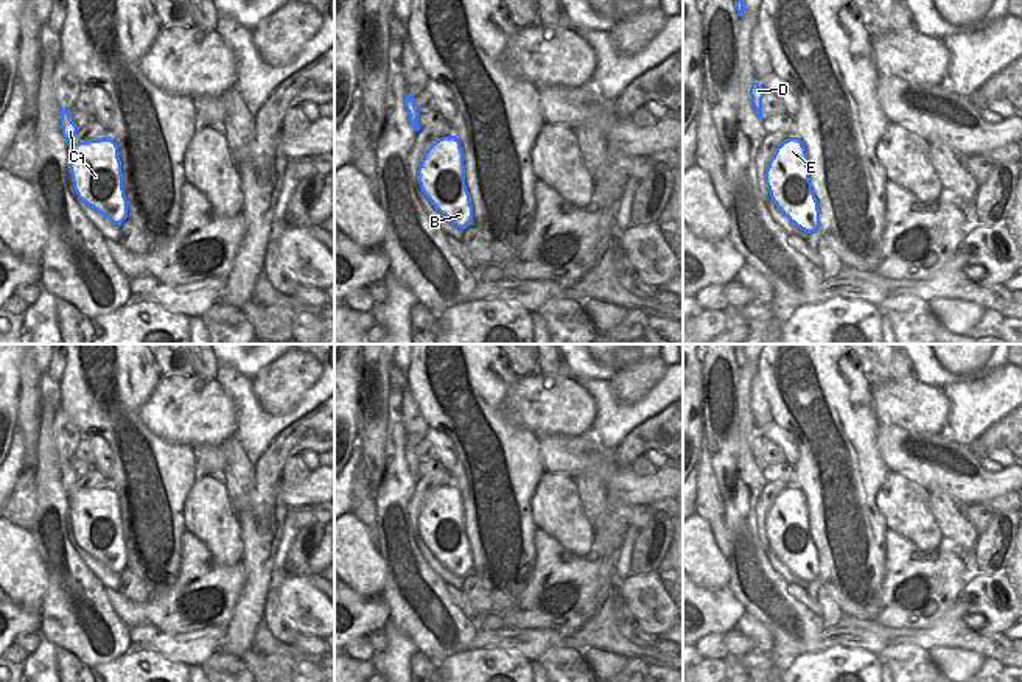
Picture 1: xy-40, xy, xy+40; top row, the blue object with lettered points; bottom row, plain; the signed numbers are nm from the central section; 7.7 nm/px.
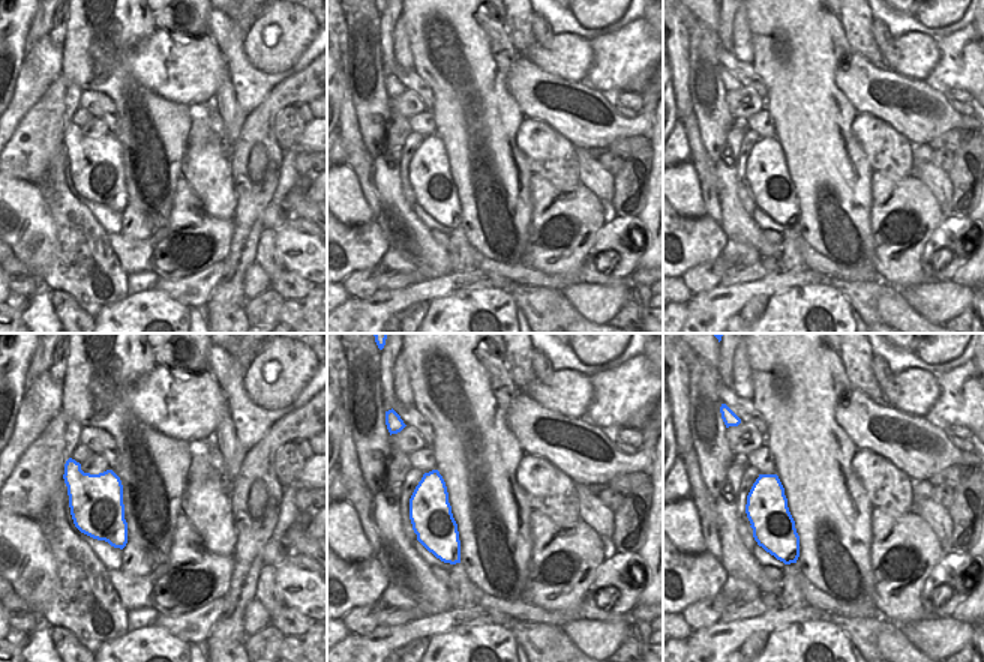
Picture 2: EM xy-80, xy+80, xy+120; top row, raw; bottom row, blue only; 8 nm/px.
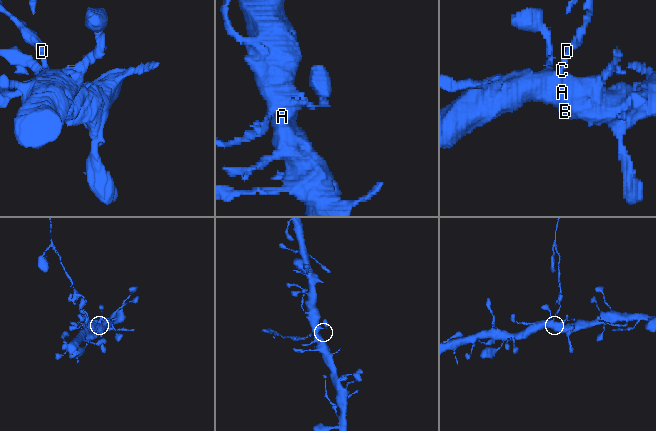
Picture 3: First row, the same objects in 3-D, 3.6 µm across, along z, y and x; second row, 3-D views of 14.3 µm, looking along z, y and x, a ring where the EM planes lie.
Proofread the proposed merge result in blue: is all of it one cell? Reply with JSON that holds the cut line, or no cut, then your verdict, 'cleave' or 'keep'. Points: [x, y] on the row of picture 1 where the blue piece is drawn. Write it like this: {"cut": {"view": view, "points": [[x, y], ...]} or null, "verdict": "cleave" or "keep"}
{"cut": {"view": "xy-40", "points": [[70, 114], [61, 123]]}, "verdict": "cleave"}

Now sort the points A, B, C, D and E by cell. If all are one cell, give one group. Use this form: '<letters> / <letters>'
A B C E / D

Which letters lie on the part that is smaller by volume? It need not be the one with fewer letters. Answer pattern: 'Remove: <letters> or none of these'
Remove: D

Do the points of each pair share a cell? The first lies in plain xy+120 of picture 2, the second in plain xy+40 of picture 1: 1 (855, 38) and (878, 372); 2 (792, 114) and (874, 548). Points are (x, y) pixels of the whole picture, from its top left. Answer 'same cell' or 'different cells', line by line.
1: same cell
2: same cell

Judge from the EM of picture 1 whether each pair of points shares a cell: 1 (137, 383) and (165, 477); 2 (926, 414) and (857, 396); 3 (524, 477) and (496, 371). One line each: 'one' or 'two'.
1: one
2: two
3: one

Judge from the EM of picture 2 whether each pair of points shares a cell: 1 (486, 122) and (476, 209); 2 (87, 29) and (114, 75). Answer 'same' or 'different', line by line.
1: same
2: same

